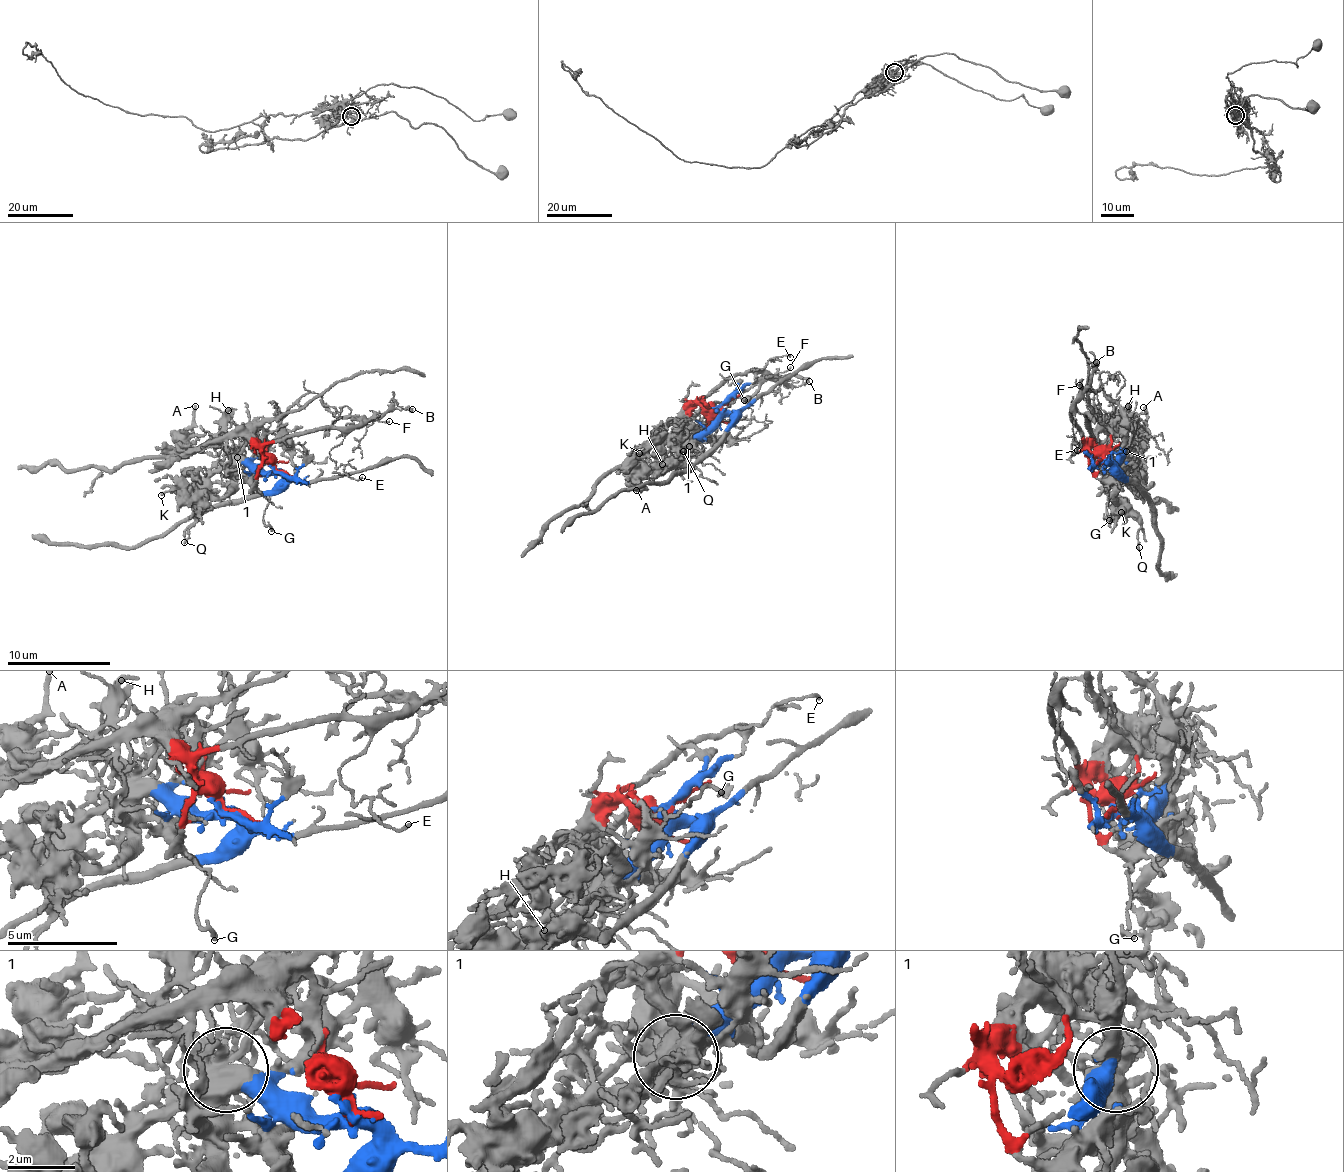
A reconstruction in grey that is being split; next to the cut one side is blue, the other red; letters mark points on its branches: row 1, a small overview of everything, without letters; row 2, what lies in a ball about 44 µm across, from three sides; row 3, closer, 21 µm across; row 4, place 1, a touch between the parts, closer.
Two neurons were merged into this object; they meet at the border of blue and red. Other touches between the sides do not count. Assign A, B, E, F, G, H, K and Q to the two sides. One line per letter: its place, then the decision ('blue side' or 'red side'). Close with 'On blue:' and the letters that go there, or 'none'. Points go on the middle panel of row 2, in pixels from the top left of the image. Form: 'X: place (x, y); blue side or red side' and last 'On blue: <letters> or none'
A: place (636, 490); blue side
B: place (809, 381); red side
E: place (790, 357); red side
F: place (790, 367); red side
G: place (744, 400); red side
H: place (662, 464); blue side
K: place (639, 453); blue side
Q: place (683, 451); blue side
On blue: A, H, K, Q

